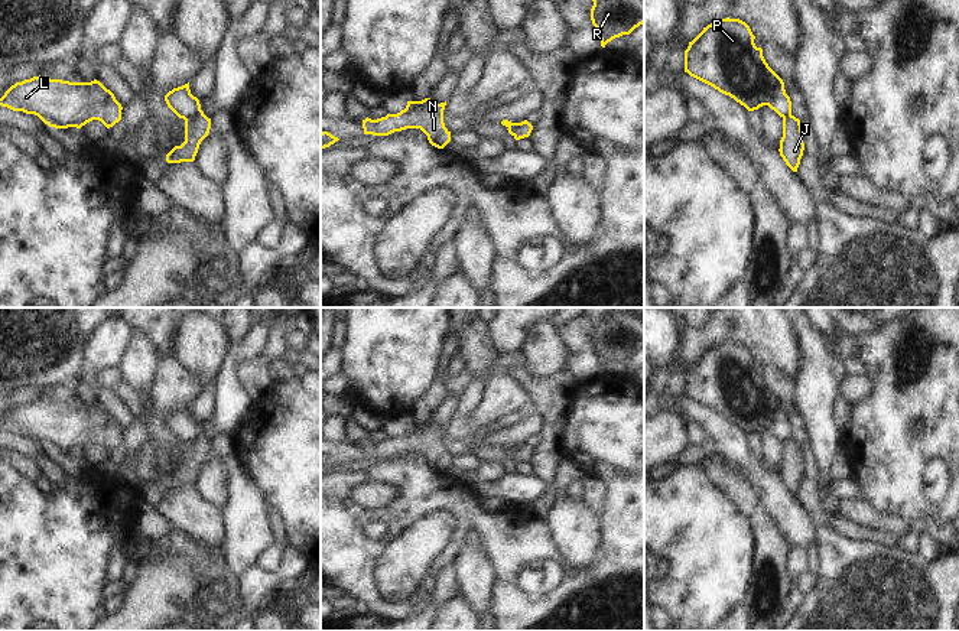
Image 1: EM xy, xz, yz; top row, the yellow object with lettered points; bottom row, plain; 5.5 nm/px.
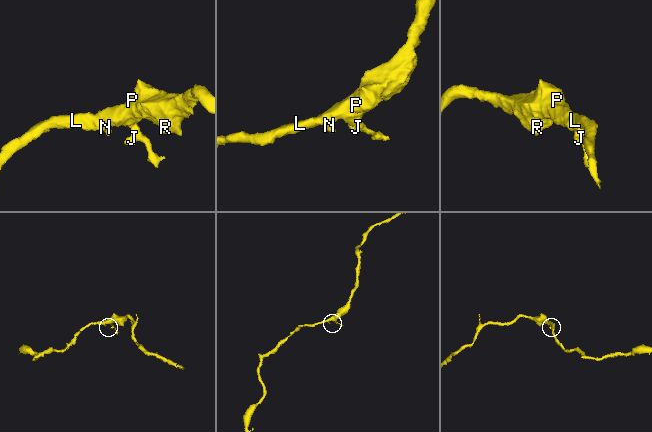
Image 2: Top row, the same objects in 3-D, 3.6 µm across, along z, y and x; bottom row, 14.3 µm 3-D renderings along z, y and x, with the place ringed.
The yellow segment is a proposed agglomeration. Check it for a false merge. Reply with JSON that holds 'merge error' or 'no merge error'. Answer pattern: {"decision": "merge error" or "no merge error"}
{"decision": "merge error"}

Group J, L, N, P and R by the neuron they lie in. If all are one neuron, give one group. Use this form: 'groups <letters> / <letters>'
groups J / L N P R

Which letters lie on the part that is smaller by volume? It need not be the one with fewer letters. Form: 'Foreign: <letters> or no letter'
Foreign: J

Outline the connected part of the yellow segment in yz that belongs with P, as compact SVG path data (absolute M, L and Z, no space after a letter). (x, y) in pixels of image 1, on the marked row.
M719 19L689 42L685 72L729 95L748 111L768 105L780 117L791 114L783 79L768 66L739 19Z

